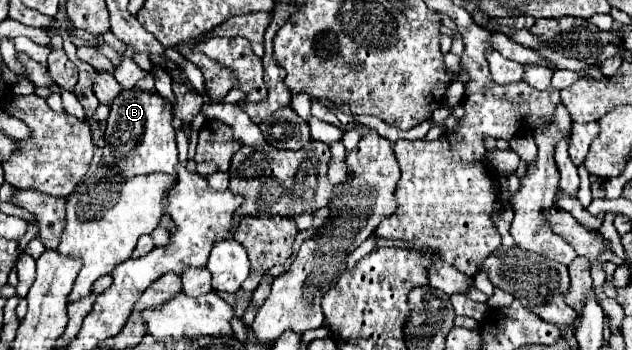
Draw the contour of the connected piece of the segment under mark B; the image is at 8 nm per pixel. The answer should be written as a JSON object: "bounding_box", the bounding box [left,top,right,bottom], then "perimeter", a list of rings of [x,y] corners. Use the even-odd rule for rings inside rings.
{"bounding_box":[102,88,178,178],"perimeter":[[[142,88],[122,90],[122,94],[118,94],[110,106],[104,140],[106,144],[102,164],[118,168],[124,178],[150,172],[174,174],[174,168],[178,164],[178,150],[176,132],[172,128],[172,104],[156,92]]]}

